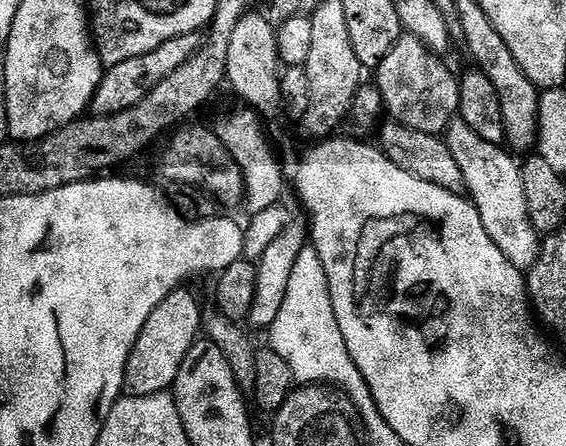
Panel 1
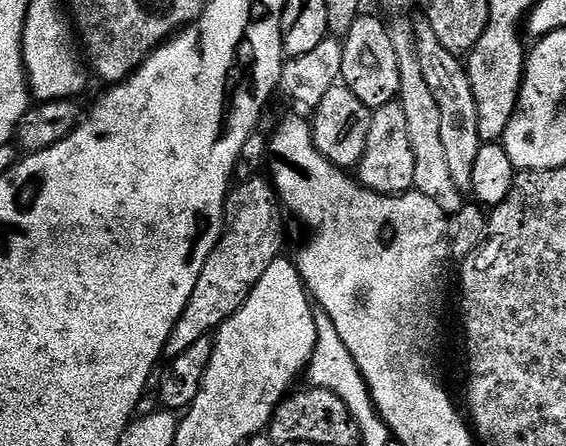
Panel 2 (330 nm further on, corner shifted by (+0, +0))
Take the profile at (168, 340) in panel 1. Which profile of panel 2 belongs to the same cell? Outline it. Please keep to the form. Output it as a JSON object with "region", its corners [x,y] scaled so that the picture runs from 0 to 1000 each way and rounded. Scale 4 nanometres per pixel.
{"region":[[[479,401],[438,404],[433,413],[420,413],[403,435],[396,522],[389,529],[382,556],[371,570],[371,578],[357,605],[357,623],[350,623],[350,641],[343,641],[343,659],[329,686],[322,713],[314,713],[314,722],[300,749],[297,771],[290,780],[292,800],[318,798],[325,787],[336,785],[352,760],[373,756],[389,729],[399,724],[438,675],[438,661],[449,650],[449,641],[463,623],[463,614],[470,614],[470,596],[477,596],[477,587],[496,581],[500,565],[495,563],[502,556],[502,493],[495,487],[498,457],[491,446],[482,406]]]}

